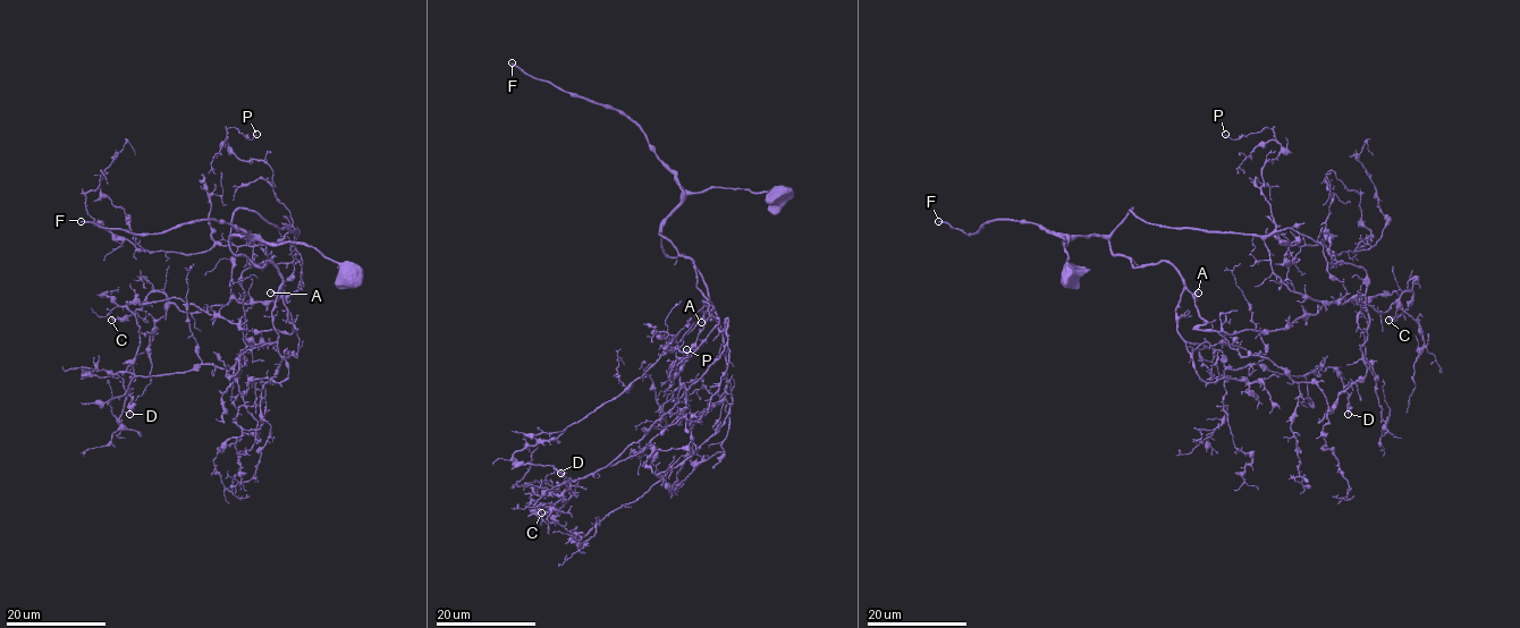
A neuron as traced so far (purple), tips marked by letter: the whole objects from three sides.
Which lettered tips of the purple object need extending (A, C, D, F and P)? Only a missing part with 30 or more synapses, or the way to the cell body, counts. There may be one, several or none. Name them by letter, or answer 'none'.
A, F

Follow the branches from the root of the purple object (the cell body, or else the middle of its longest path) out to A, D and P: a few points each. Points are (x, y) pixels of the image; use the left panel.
A: (349, 274), (309, 246), (233, 236), (235, 254), (278, 270), (280, 294), (270, 293)
D: (349, 274), (309, 246), (233, 236), (278, 270), (278, 338), (230, 368), (83, 367), (123, 380), (129, 414)
P: (349, 274), (309, 246), (231, 236), (238, 209), (295, 236), (272, 169), (226, 142), (230, 127), (256, 134)

